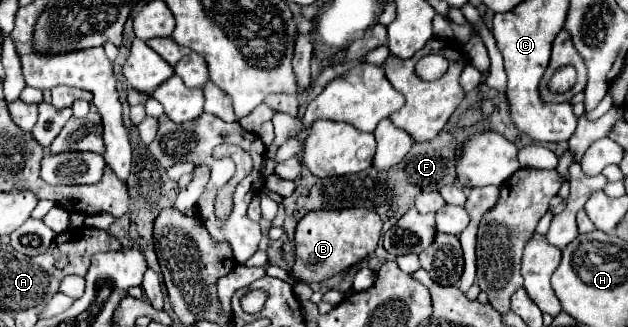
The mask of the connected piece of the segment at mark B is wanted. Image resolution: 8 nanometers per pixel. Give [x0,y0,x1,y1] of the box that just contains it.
[291,207,381,283]

